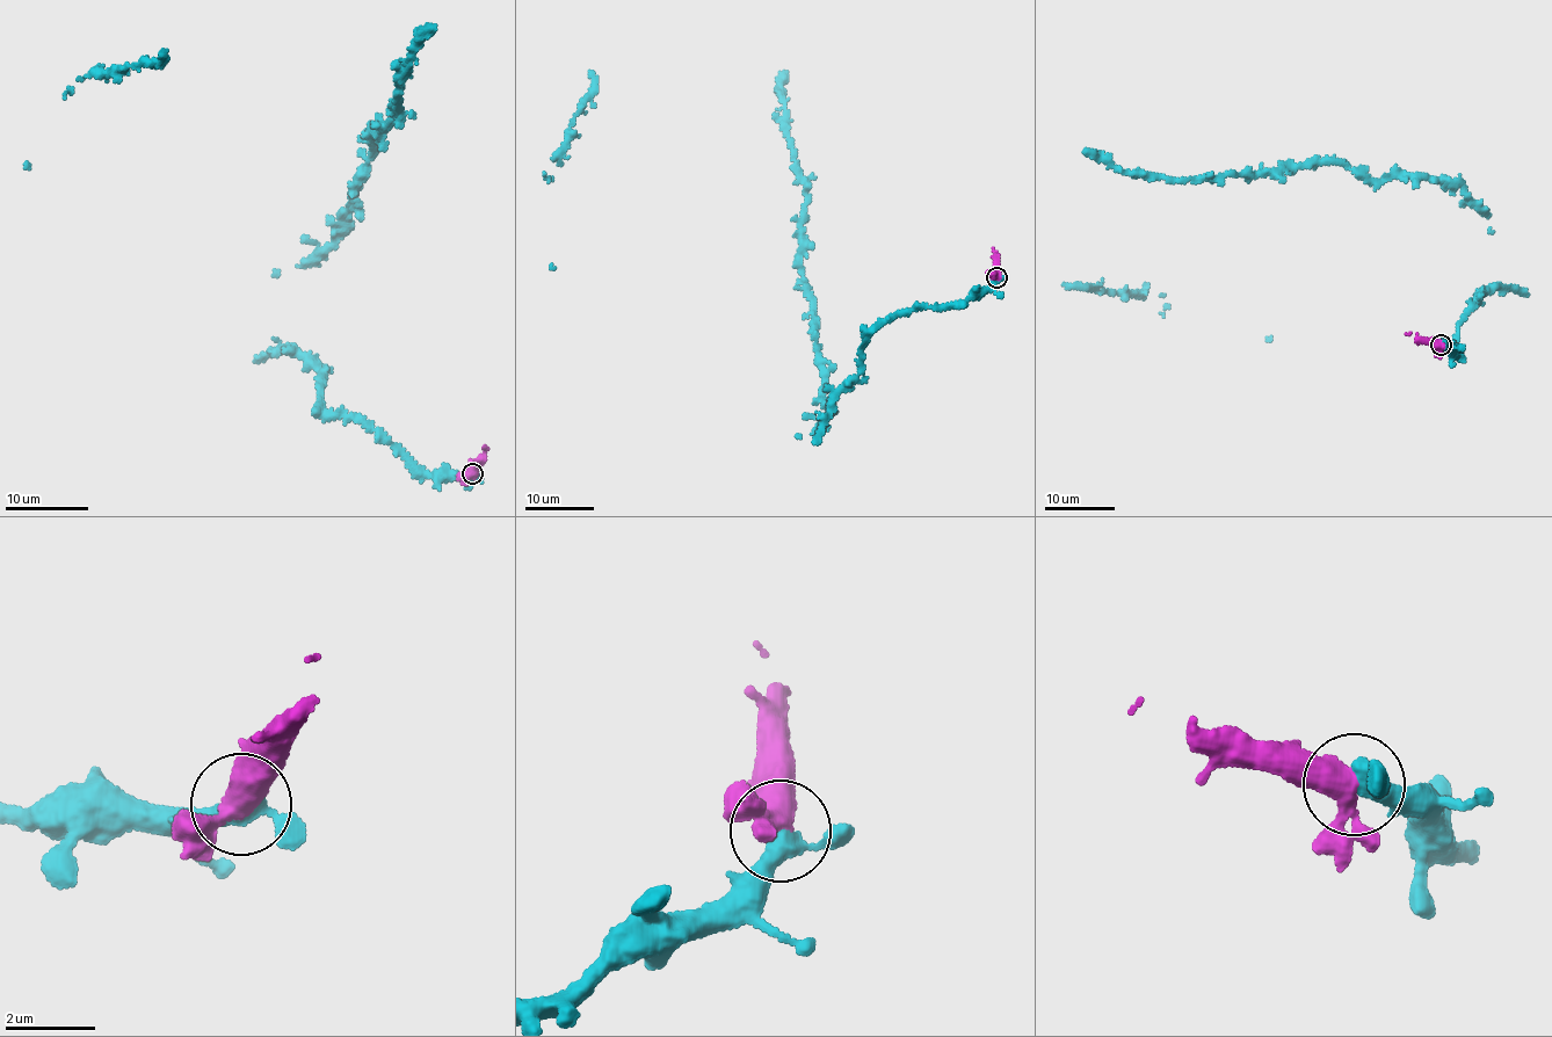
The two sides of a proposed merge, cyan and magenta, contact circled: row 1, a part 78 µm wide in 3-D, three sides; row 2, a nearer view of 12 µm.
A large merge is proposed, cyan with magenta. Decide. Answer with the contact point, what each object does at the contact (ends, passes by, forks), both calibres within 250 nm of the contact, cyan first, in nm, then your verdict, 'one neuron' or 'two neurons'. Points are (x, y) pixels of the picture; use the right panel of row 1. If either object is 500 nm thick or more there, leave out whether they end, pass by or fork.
(1441, 345) | cyan passes by | magenta passes by | 400/440 nm | one neuron

